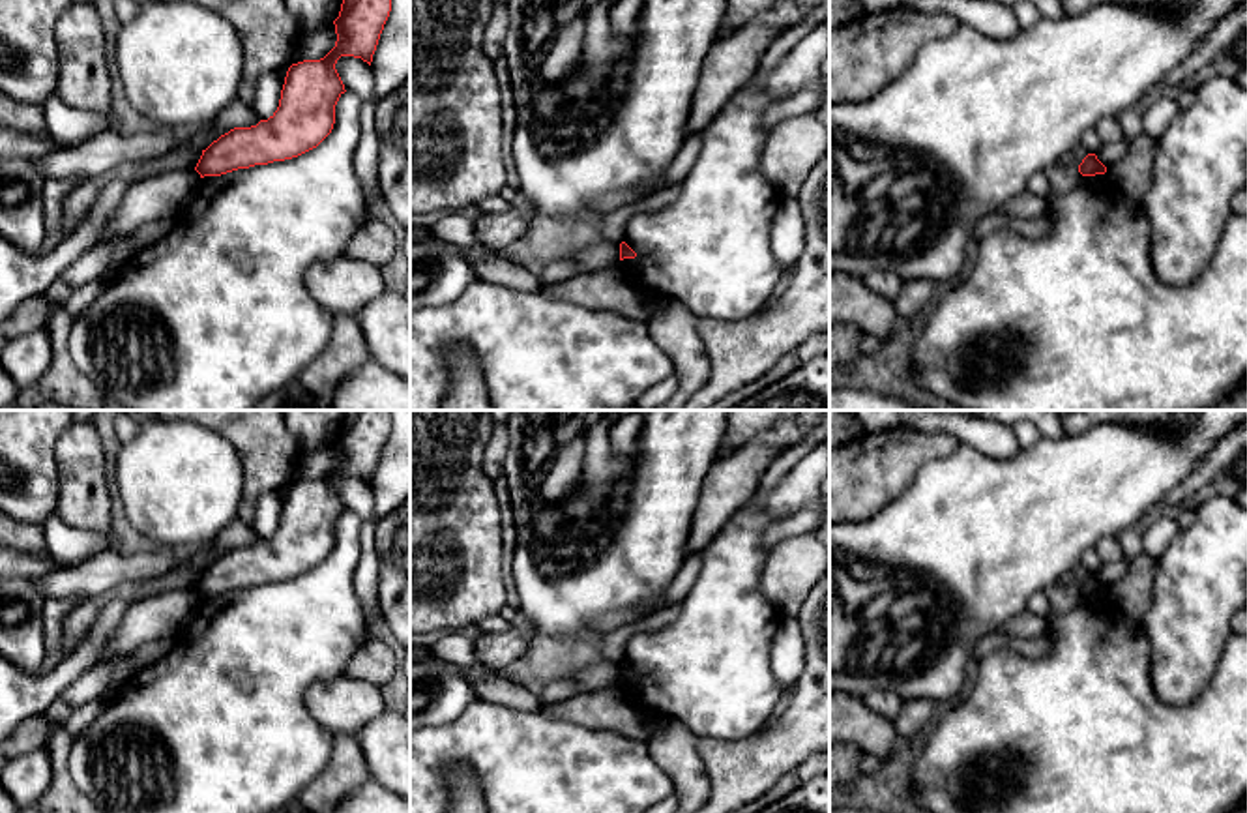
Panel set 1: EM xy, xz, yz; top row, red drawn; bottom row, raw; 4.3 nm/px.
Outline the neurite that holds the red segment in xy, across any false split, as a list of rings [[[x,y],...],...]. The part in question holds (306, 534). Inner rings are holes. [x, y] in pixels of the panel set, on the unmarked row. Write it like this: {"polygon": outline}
{"polygon": [[[343,410],[333,440],[335,466],[320,480],[288,487],[279,526],[268,540],[234,547],[202,569],[195,586],[200,598],[292,579],[316,568],[331,553],[335,525],[346,511],[337,480],[354,476],[371,485],[389,431],[389,410]]]}

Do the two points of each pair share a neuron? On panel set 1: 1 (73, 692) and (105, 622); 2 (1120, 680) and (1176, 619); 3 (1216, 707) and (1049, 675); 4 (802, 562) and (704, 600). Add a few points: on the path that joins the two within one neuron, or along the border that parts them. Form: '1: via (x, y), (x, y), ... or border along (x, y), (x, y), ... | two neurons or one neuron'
1: border along (92, 664), (60, 694) | two neurons
2: border along (1141, 622), (1148, 641), (1150, 682), (1156, 692) | two neurons
3: via (1174, 720), (1094, 720), (1090, 716) | one neuron
4: border along (770, 549), (762, 570), (762, 594), (783, 615) | two neurons

